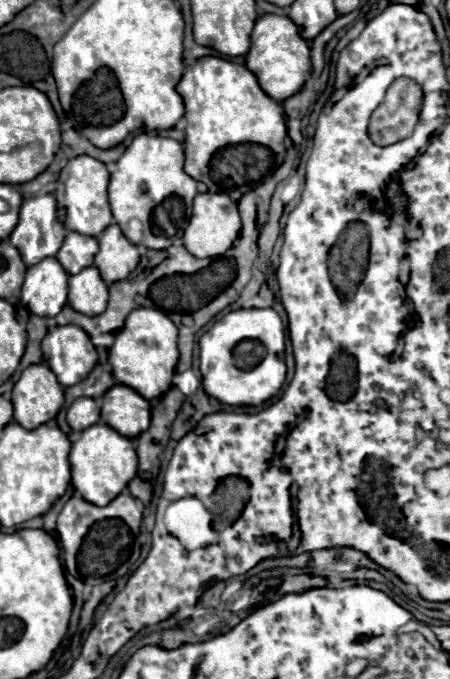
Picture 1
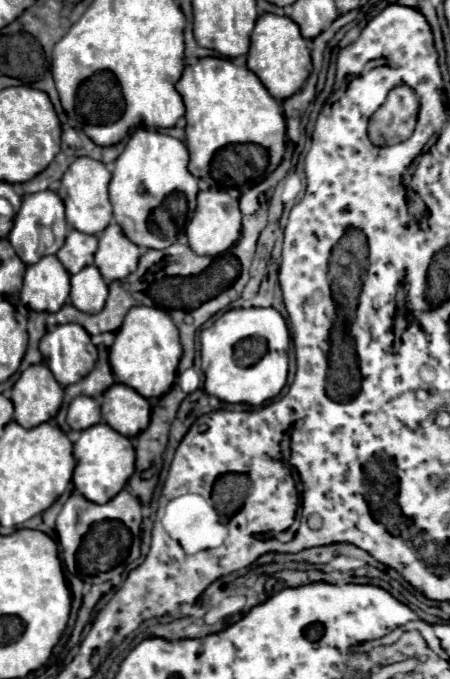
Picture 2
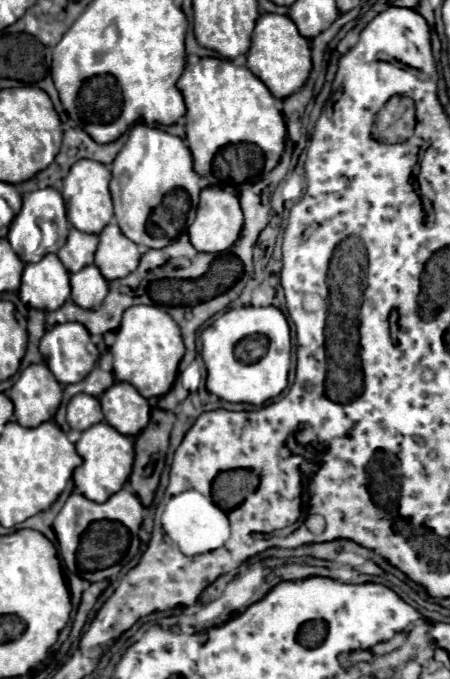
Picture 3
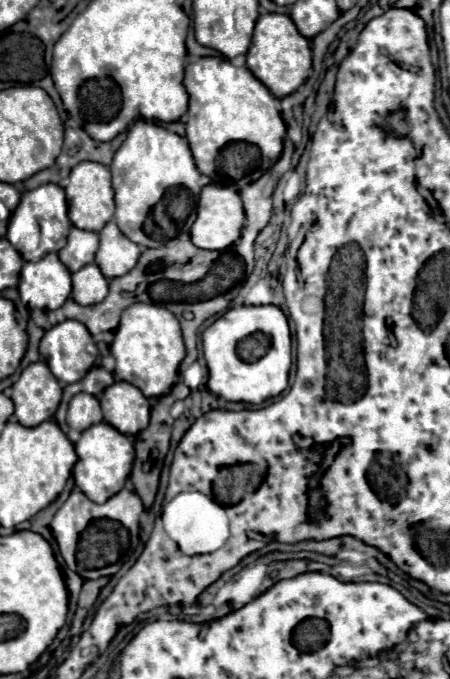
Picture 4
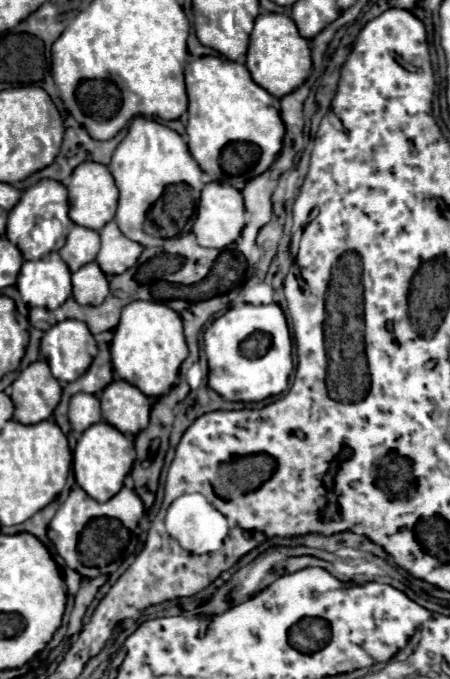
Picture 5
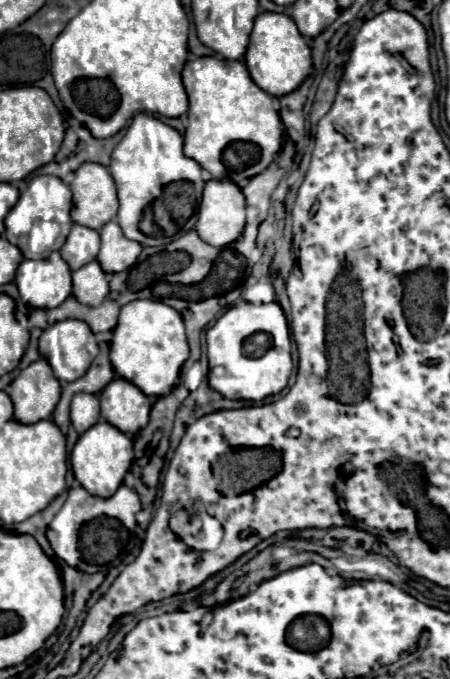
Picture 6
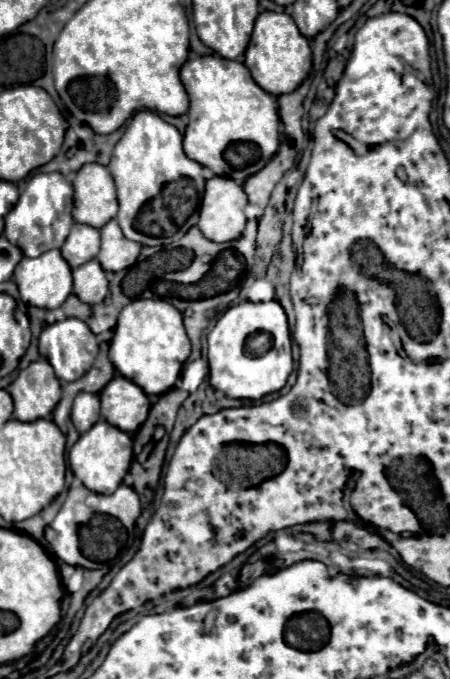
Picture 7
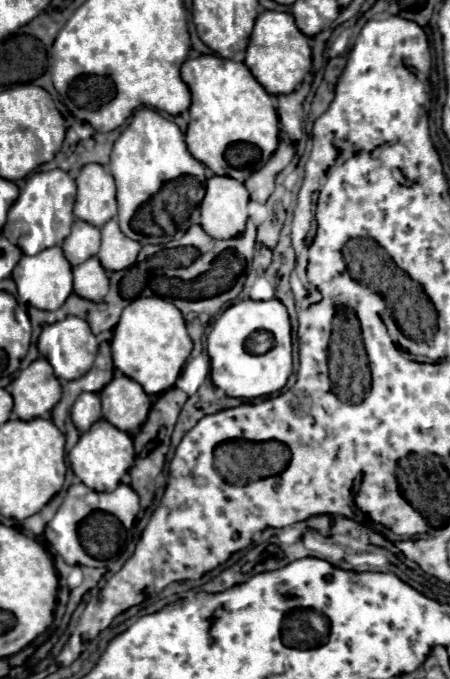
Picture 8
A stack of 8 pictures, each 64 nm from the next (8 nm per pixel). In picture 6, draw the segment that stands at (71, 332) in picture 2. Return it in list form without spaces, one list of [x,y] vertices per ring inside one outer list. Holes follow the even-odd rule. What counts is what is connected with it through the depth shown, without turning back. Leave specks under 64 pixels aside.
[[[62,320],[42,332],[40,356],[48,360],[58,380],[78,380],[90,368],[92,356],[86,350],[90,336],[92,332],[82,320]]]

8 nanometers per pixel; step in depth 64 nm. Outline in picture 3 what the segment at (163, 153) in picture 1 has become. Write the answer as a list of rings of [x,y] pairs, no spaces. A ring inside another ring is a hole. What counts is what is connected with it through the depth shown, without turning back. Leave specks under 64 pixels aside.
[[[136,124],[128,134],[128,142],[124,144],[120,154],[112,162],[110,194],[112,194],[112,202],[114,202],[116,222],[118,222],[120,230],[132,242],[148,246],[148,248],[164,248],[170,244],[169,239],[153,237],[146,231],[148,216],[150,216],[152,208],[156,208],[162,202],[166,192],[170,192],[174,188],[182,188],[192,198],[192,210],[186,218],[187,223],[192,224],[199,203],[199,194],[209,184],[207,178],[198,176],[192,170],[192,154],[184,140],[180,140],[178,136],[172,136],[164,130],[150,128],[146,124]]]

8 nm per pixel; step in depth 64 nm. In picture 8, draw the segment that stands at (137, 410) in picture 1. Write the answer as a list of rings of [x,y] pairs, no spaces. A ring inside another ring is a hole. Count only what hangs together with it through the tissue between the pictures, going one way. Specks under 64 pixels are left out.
[[[116,374],[112,382],[104,386],[100,400],[104,420],[120,428],[122,432],[128,432],[130,436],[140,430],[152,406],[148,394],[140,388],[140,384],[124,374]]]

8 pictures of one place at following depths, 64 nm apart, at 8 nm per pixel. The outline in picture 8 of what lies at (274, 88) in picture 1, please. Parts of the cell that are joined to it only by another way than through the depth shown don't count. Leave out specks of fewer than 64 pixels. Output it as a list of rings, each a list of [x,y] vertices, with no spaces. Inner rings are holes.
[[[264,10],[256,18],[244,64],[250,68],[252,76],[256,76],[256,80],[260,82],[260,86],[264,86],[268,94],[290,94],[312,68],[312,52],[308,46],[308,38],[296,28],[294,16],[288,12]]]

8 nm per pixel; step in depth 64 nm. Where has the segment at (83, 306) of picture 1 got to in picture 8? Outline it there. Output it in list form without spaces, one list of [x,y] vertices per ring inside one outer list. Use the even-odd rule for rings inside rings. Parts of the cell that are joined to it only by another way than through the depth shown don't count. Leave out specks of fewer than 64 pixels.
[[[92,258],[74,268],[74,292],[90,302],[102,302],[108,294],[108,276],[100,260]]]

